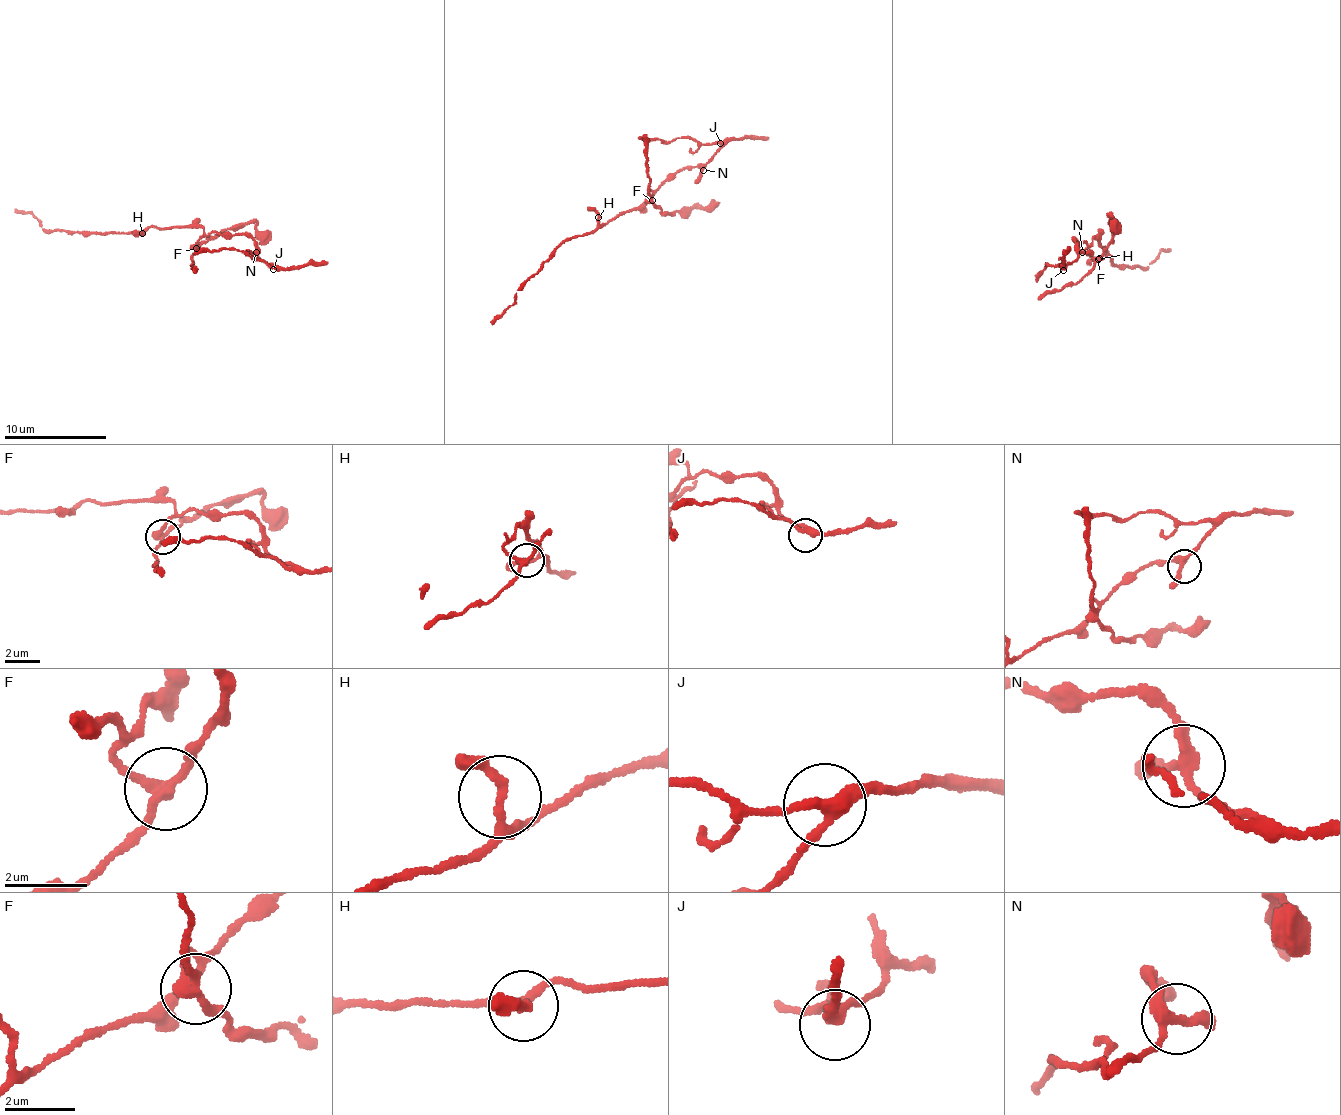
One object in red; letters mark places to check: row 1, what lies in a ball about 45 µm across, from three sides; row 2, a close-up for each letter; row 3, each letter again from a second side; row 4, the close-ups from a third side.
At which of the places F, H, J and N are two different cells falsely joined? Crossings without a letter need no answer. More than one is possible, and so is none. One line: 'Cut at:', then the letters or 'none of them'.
Cut at: F

